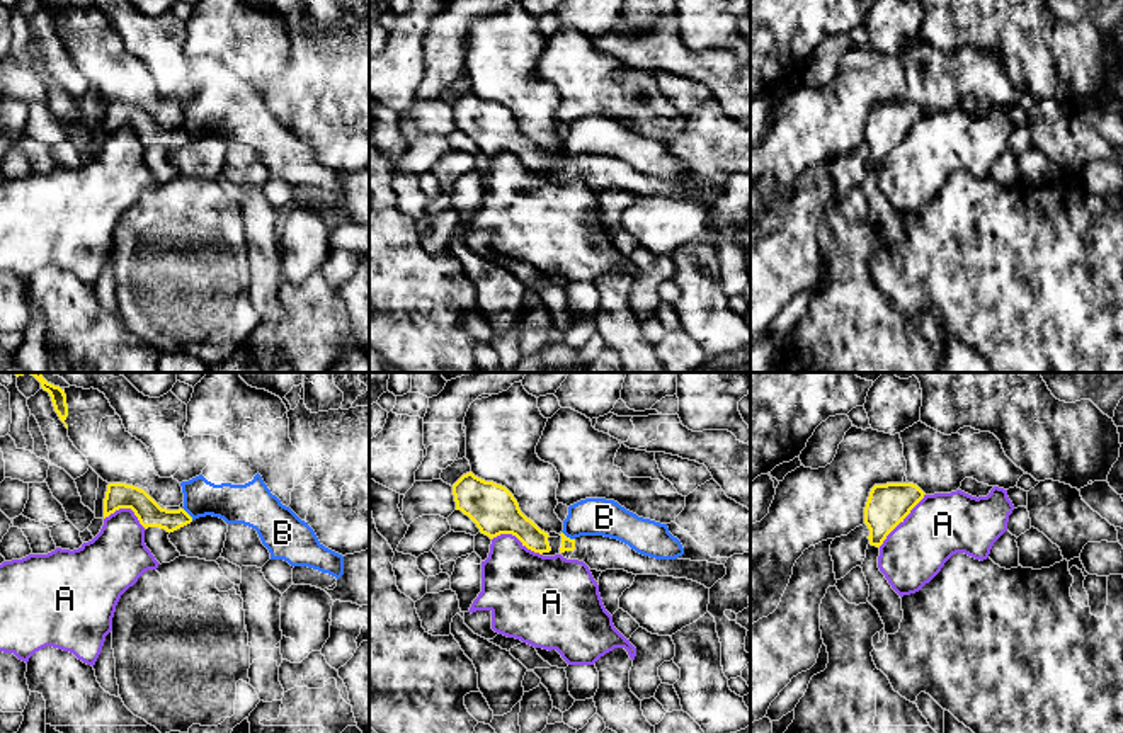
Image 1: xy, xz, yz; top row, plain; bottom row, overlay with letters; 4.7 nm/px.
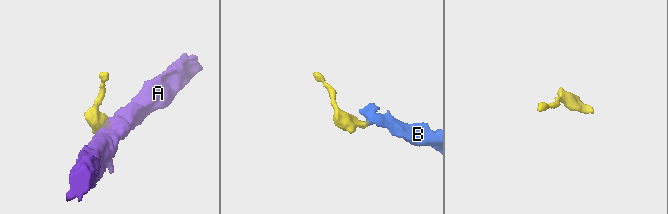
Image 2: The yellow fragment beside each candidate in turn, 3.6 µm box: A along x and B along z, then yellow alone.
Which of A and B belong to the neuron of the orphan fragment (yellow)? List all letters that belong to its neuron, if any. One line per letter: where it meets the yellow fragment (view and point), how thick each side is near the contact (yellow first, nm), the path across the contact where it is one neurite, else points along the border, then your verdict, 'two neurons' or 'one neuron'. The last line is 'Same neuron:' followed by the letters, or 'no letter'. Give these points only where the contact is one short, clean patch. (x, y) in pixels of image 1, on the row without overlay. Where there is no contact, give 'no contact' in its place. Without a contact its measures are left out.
A: contact yz (902, 140); calibres 200 and 300 nm; two neurons
B: contact xz (569, 157); calibres 60 and 180 nm; border xz (562, 150), (574, 159); two neurons
Same neuron: no letter

